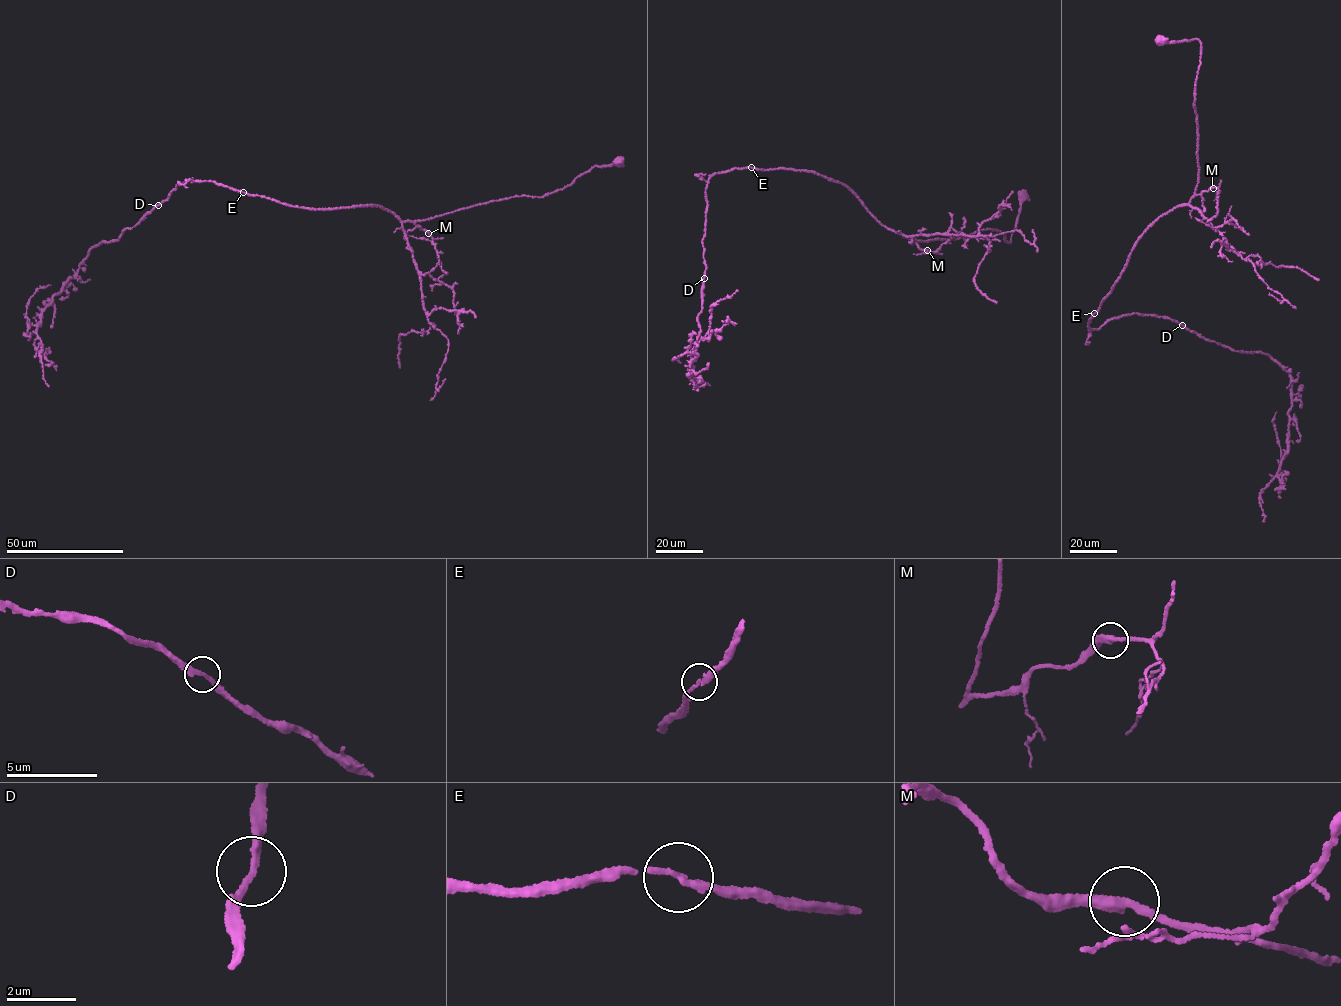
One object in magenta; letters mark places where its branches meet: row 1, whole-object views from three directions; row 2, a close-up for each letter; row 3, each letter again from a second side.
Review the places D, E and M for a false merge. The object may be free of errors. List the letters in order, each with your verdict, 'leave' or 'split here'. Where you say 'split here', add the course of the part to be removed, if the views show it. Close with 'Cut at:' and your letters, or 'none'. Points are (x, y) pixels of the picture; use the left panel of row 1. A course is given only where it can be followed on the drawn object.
D: leave
E: leave
M: leave
Cut at: none

